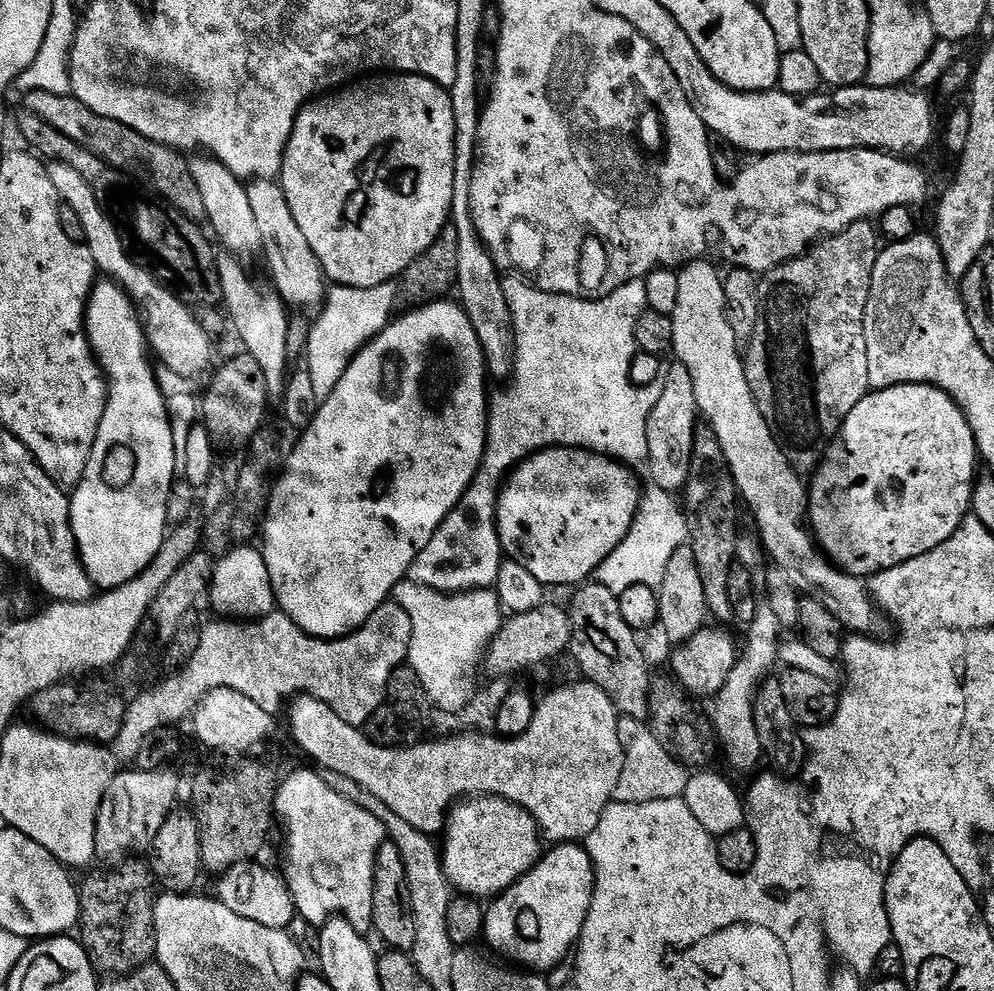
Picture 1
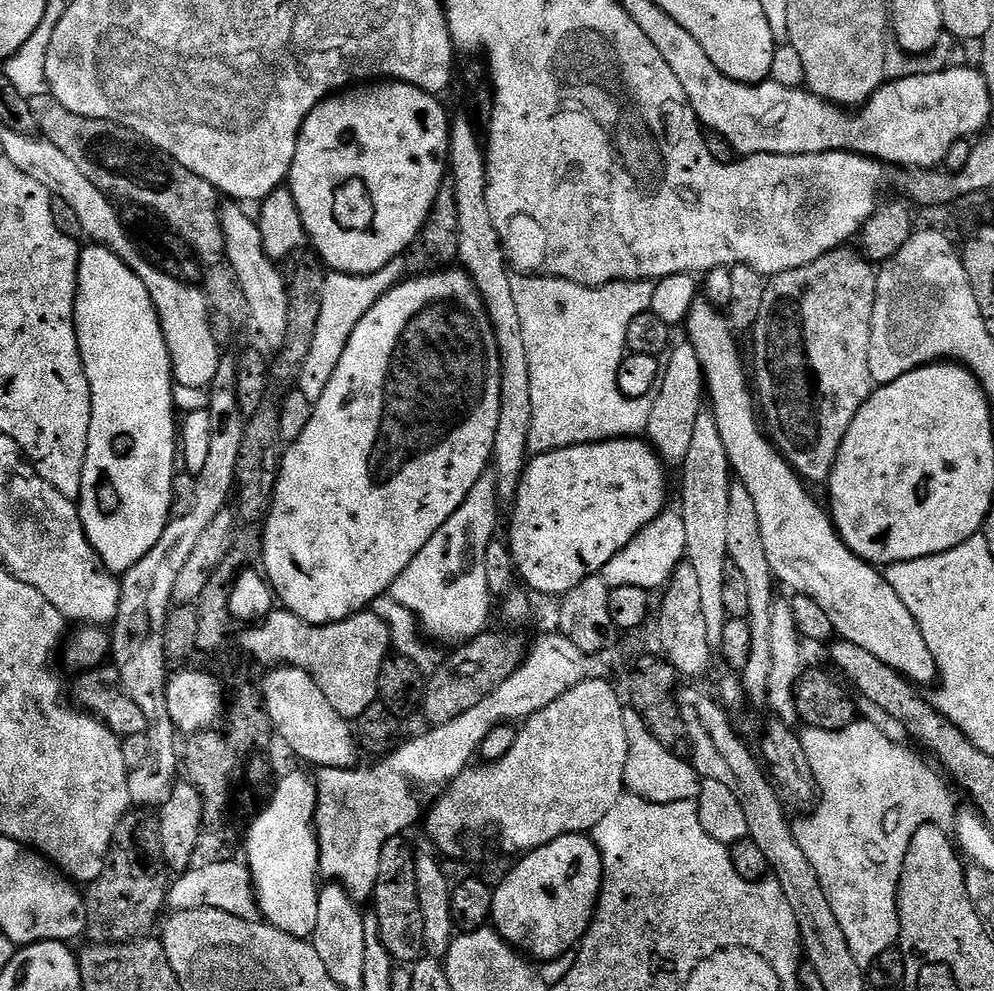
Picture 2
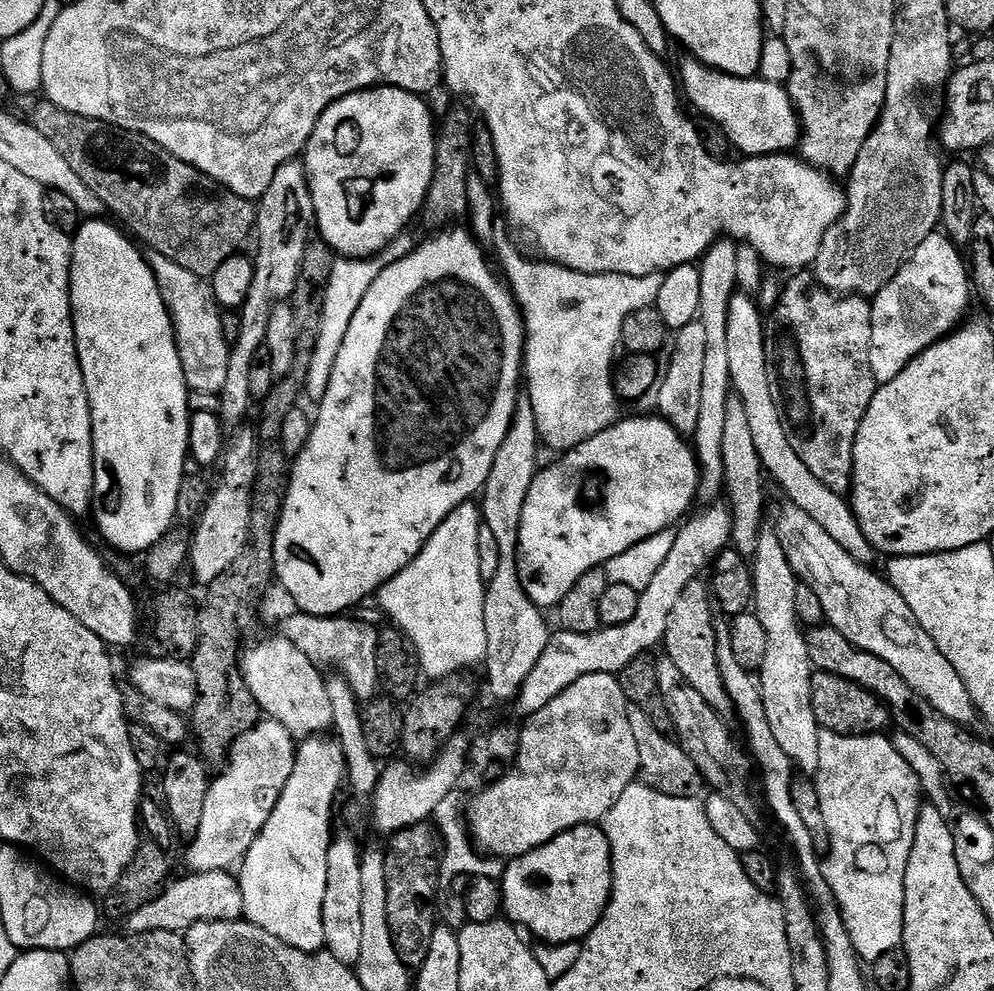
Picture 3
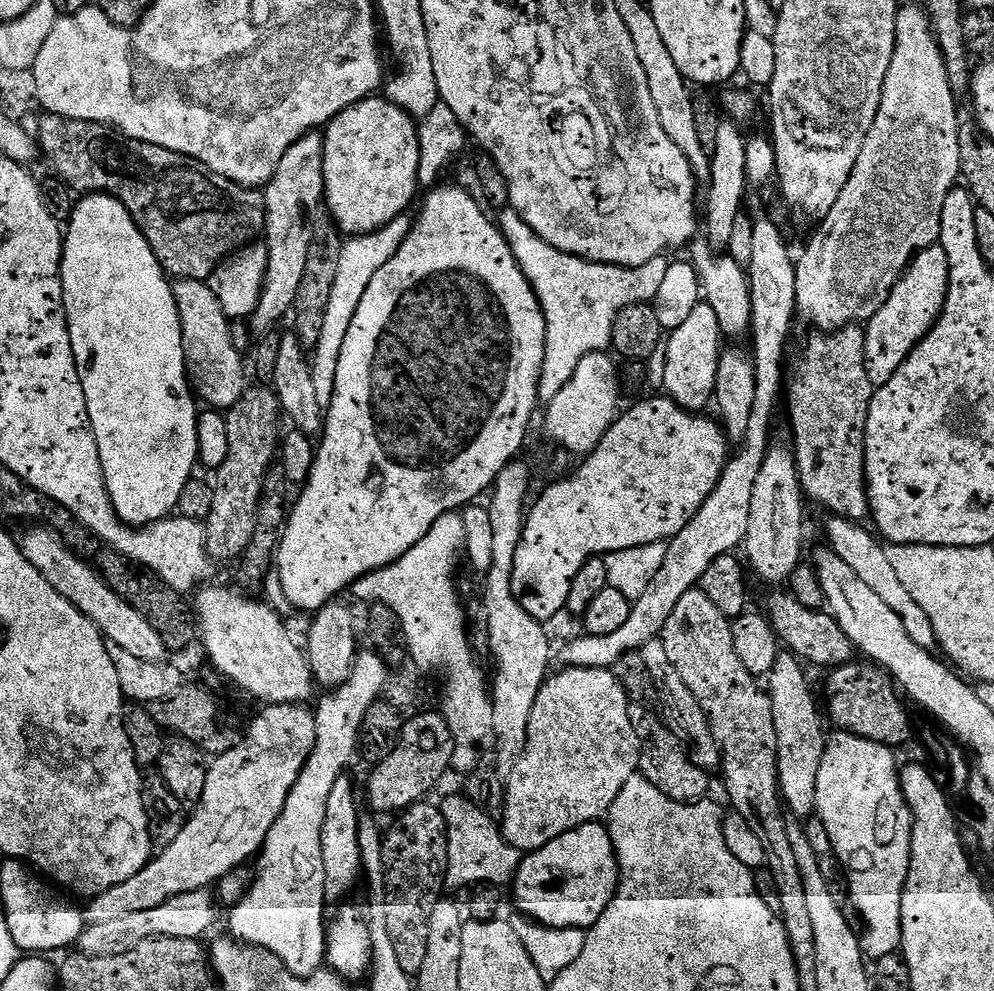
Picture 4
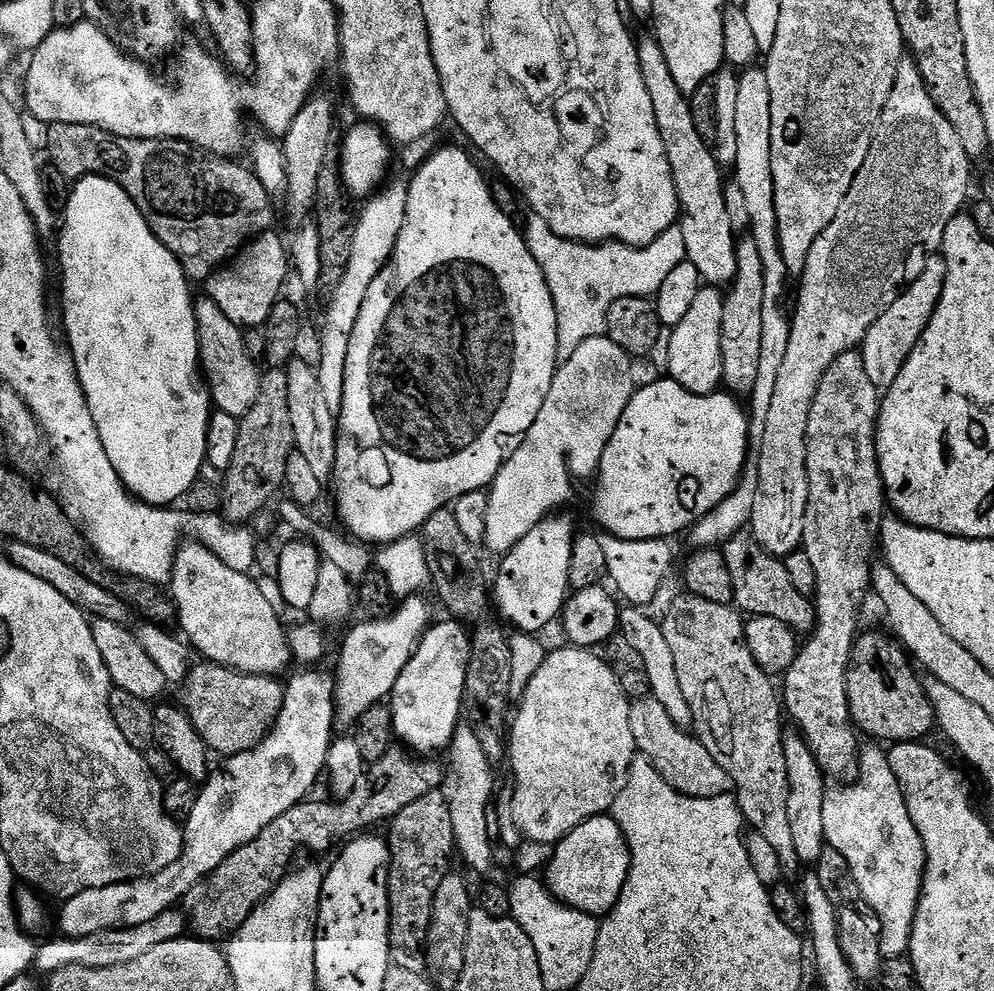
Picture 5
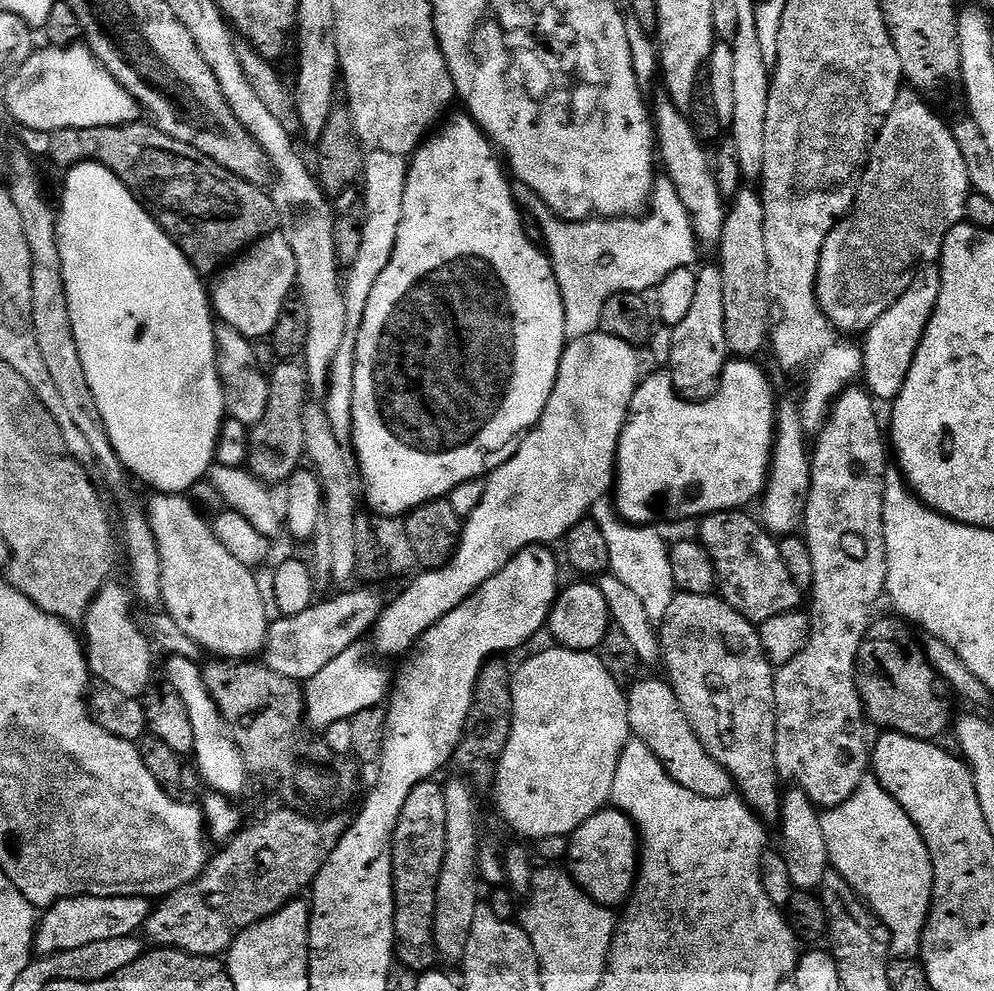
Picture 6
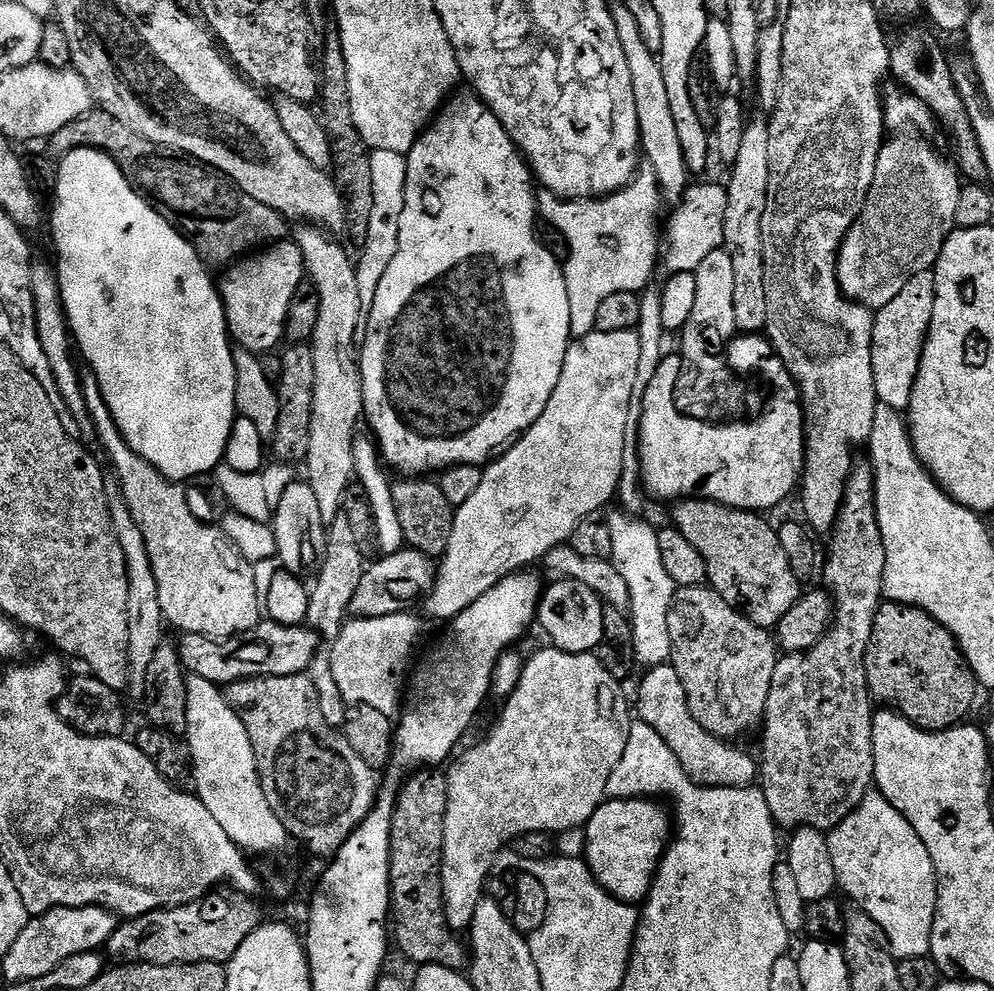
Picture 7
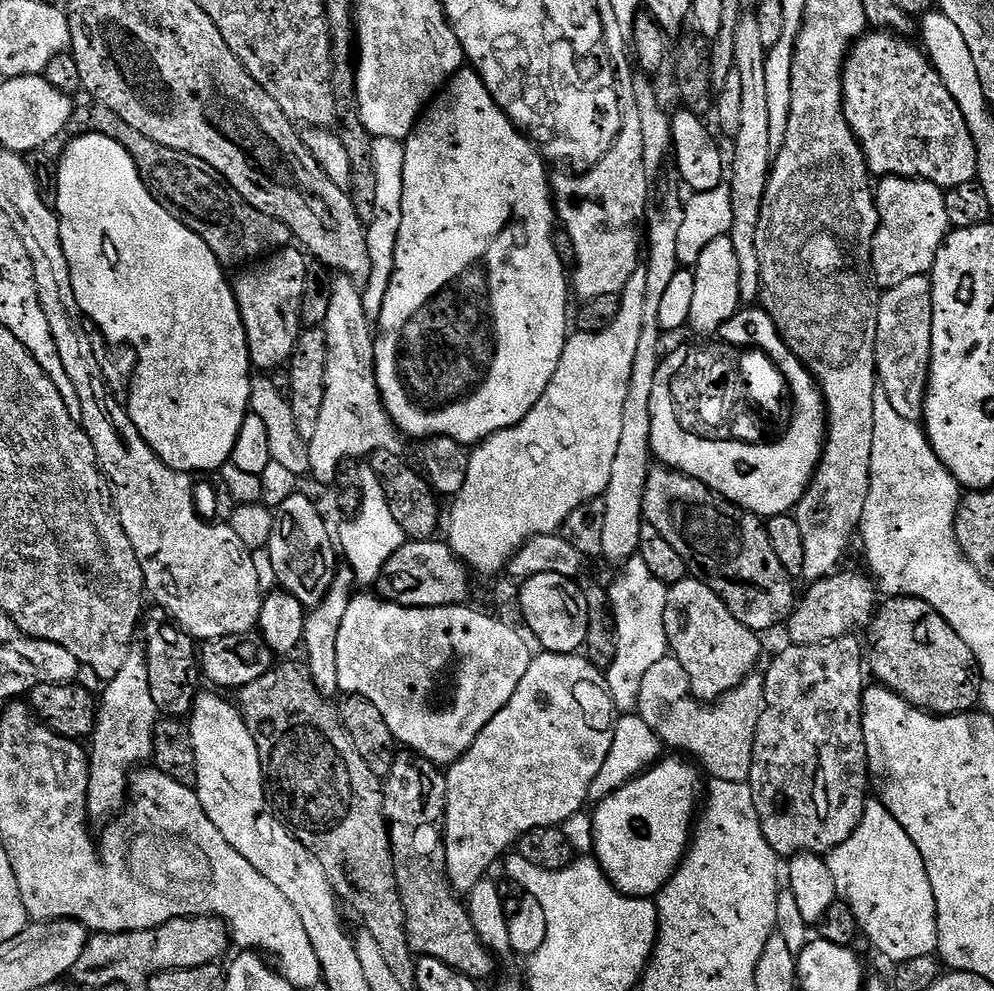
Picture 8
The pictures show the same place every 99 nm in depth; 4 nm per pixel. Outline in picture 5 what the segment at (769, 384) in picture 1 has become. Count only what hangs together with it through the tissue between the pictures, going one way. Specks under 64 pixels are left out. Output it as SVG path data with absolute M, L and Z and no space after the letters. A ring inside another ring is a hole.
M856 350L847 352L832 363L830 370L826 370L818 386L818 394L814 394L814 406L810 406L810 418L806 426L806 474L810 490L802 550L810 554L810 563L813 564L818 578L814 597L816 627L803 641L790 670L782 677L782 708L787 719L792 719L800 727L799 735L812 751L812 757L821 772L828 778L842 775L858 760L858 732L852 723L846 678L848 663L852 661L852 647L858 635L856 615L864 604L864 595L869 595L872 583L872 551L877 551L880 527L886 519L884 483L880 477L876 453L876 423L880 417L881 399L881 389L876 388L866 375L863 355Z

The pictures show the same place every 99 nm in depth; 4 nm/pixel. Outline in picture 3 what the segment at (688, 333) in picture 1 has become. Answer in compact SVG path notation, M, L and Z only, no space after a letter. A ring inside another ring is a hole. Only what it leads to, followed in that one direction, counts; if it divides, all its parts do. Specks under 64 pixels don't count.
M789 503L783 507L774 525L776 537L782 542L782 550L786 550L786 558L797 581L818 594L825 621L854 642L854 646L878 654L882 662L890 662L890 666L906 678L910 690L918 690L938 714L959 724L971 725L978 713L962 678L958 678L958 670L946 662L946 654L942 654L938 646L934 646L934 638L922 630L910 606L906 606L906 598L902 598L881 573L879 576L871 572L873 569L869 565L850 558L850 554L846 554L846 550L842 550L842 546L838 546L838 542L806 514L806 510L798 510L798 506Z

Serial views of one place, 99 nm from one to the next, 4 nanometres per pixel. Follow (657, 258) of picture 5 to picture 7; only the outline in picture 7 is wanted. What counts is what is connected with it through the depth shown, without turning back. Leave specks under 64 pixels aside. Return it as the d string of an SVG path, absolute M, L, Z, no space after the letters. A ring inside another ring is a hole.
M720 182L693 183L684 192L684 198L675 205L672 221L668 224L668 253L664 260L672 270L695 272L698 266L714 250L724 247L726 226L727 187ZM629 186L613 192L611 196L590 200L563 200L546 187L536 192L539 219L557 228L568 243L568 261L565 259L562 267L566 278L566 294L570 294L570 330L573 337L588 336L594 331L594 314L598 312L598 306L602 306L602 301L610 298L610 294L643 289L648 282L644 280L651 278L656 268L656 208L652 205L653 189L649 188Z

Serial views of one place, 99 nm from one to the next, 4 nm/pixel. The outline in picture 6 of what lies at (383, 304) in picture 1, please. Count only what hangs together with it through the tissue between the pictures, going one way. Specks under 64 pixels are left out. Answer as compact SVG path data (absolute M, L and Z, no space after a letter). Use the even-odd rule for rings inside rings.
M369 151L364 158L364 229L362 230L362 247L358 250L358 258L347 269L344 297L346 298L346 335L338 346L338 354L330 366L326 401L323 403L325 415L334 429L334 436L343 449L353 449L354 426L354 370L356 369L356 347L358 346L358 330L366 314L366 302L370 302L370 290L374 290L374 282L382 270L390 262L394 254L394 246L398 242L398 226L402 226L402 198L406 194L406 178L409 161L398 154Z

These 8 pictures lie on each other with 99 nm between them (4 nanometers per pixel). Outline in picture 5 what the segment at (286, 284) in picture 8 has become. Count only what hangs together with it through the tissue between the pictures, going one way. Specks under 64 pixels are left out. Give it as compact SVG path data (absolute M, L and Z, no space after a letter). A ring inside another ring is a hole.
M276 230L249 240L231 261L216 269L206 281L207 299L218 302L222 314L241 329L259 329L268 320L270 310L281 299L284 283L290 276L290 248Z

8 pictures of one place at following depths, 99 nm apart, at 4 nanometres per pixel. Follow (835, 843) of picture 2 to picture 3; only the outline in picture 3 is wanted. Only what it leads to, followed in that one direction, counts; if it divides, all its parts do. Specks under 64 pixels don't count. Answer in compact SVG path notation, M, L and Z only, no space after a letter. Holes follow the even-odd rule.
M824 732L820 738L820 770L814 783L816 789L820 792L820 809L825 814L826 828L829 831L830 840L829 852L822 860L824 877L836 899L836 904L840 907L840 913L846 922L846 930L850 934L850 942L854 942L856 955L860 957L861 961L871 962L880 957L883 952L897 951L904 942L904 871L914 842L916 819L920 816L922 807L920 782L915 776L914 770L906 764L902 755L895 750L891 739L887 735L839 736L836 732Z

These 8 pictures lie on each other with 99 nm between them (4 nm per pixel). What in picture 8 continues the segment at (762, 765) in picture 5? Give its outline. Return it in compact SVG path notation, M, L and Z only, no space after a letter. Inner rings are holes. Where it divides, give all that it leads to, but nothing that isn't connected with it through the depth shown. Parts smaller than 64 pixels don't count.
M689 578L671 585L666 598L666 638L671 655L682 662L690 678L692 695L701 702L715 702L733 692L743 680L757 671L760 640L699 578Z

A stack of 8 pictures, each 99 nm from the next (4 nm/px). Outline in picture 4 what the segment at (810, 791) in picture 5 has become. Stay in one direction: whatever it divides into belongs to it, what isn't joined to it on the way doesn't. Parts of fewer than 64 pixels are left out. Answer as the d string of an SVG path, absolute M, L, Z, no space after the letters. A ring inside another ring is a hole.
M781 654L778 662L774 662L774 670L766 677L766 691L774 710L774 730L778 738L780 794L787 811L796 818L807 818L817 811L816 787L826 747L822 710L816 706L816 696L808 685L803 667L805 665L797 657Z

